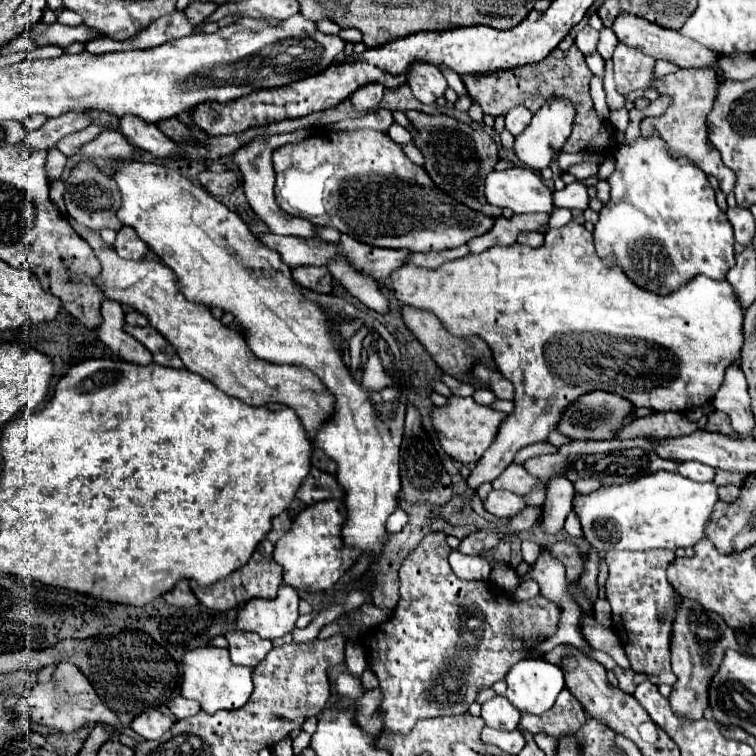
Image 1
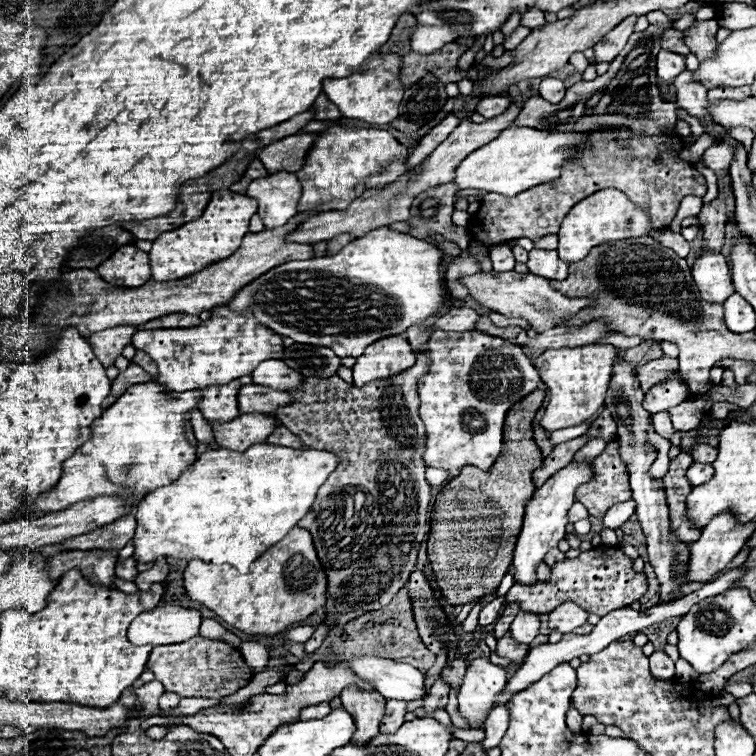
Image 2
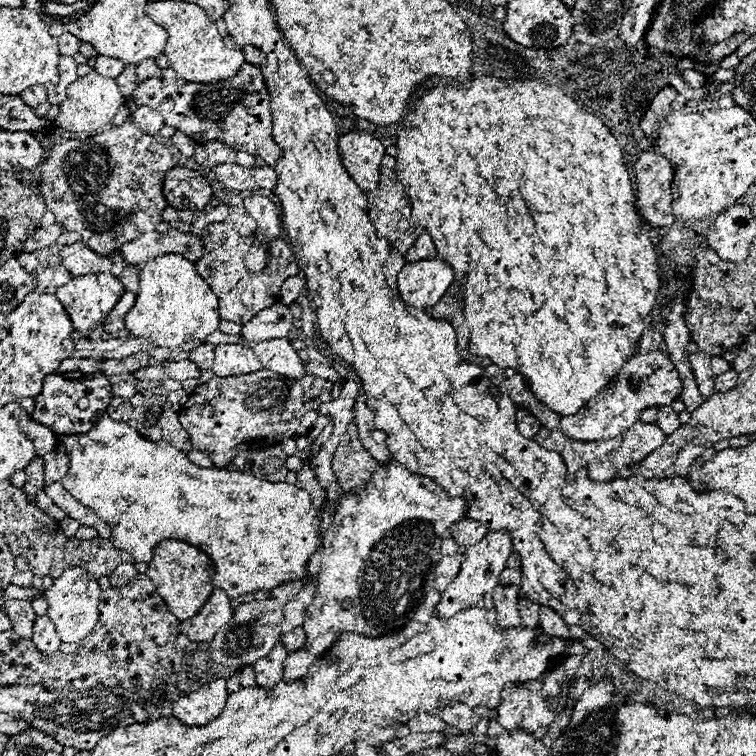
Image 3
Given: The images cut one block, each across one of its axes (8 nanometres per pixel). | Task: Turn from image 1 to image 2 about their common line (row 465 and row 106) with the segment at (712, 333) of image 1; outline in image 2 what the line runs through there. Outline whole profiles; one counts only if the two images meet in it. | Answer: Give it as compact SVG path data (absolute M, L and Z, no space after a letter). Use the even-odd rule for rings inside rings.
M490 96L490 100L480 100L476 104L476 112L482 114L486 120L490 120L504 114L508 106L510 106L510 100L506 96Z

